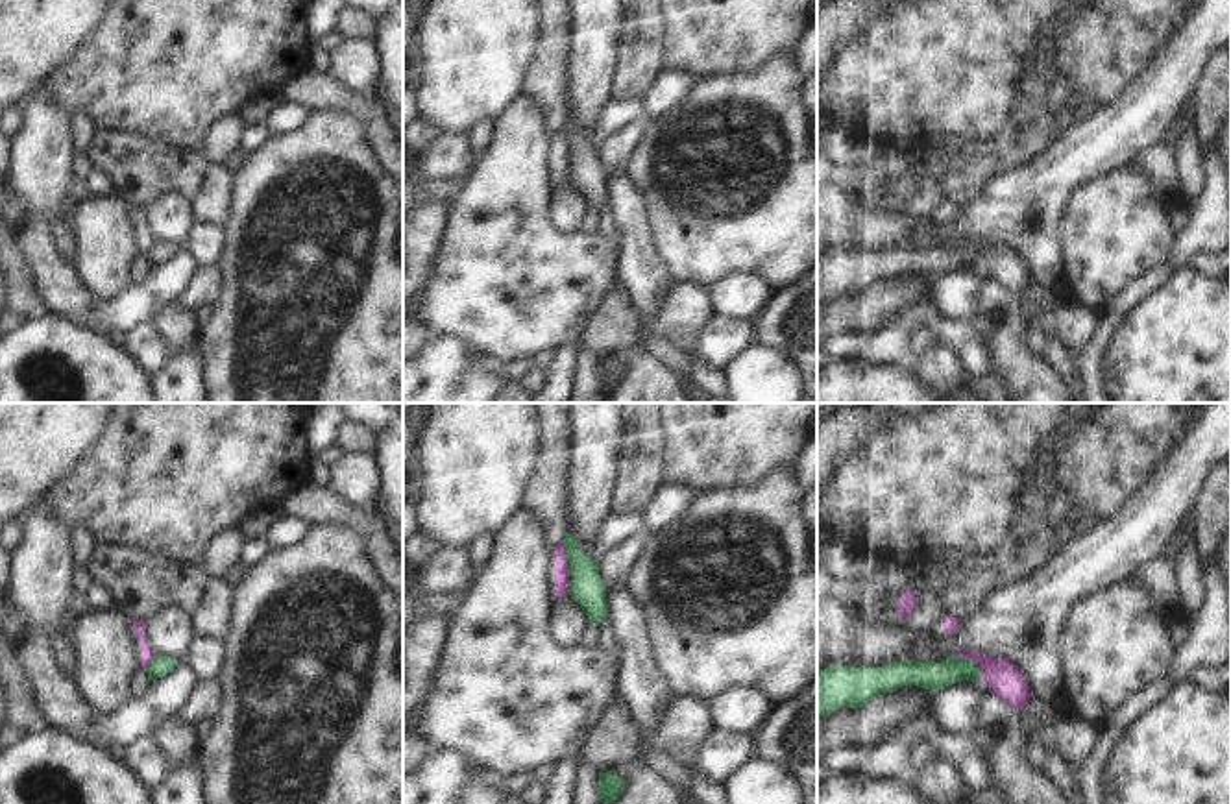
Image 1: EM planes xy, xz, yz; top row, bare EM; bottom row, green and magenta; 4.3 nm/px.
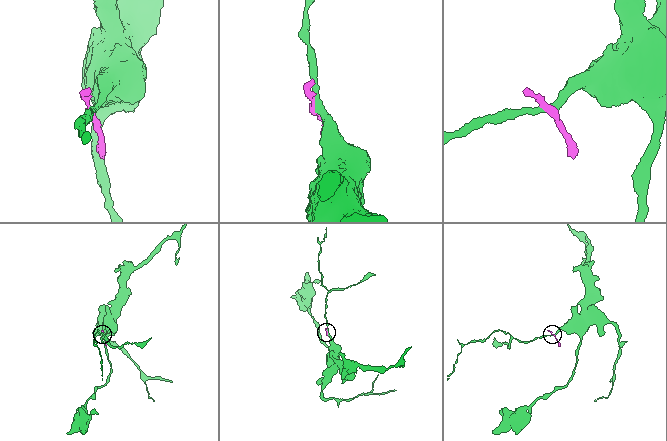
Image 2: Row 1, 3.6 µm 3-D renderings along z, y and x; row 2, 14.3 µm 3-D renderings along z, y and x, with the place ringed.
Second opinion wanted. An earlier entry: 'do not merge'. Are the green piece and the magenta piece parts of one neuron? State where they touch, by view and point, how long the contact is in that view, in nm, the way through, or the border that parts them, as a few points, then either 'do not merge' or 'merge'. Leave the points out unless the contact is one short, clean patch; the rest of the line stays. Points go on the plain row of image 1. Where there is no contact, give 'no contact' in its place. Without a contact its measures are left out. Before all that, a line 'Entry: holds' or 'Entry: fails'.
Entry: holds
yz (973, 246) | 170 nm | along yz (954, 241), (971, 244), (982, 265) | do not merge

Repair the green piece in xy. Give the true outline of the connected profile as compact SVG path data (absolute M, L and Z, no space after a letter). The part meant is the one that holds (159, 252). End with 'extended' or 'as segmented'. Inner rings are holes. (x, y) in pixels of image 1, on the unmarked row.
M153 242L148 253L148 264L150 268L168 261L179 248L170 242Z; as segmented

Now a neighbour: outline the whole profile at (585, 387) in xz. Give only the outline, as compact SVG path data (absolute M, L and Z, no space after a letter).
M580 340L575 342L575 368L566 403L606 403L599 383L599 359Z

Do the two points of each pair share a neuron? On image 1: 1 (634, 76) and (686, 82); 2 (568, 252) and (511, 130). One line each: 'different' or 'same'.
1: different
2: same

